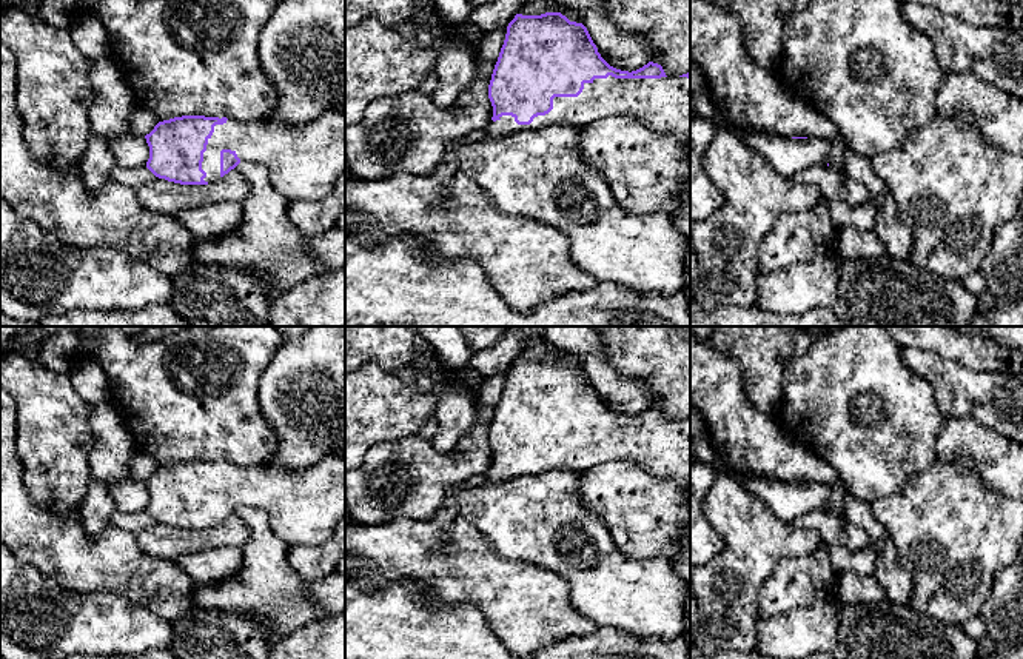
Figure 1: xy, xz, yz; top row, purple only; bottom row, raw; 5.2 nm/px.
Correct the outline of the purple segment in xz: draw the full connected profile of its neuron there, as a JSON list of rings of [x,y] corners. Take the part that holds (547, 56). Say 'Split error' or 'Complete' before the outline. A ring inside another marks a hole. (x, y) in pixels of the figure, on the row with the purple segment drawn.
Split error. [[[561,12],[515,15],[507,26],[505,40],[491,74],[488,99],[493,117],[485,126],[487,135],[507,135],[565,123],[581,128],[610,115],[627,115],[644,122],[659,134],[675,135],[690,148],[690,72],[667,77],[662,66],[653,62],[632,72],[616,69],[601,57],[587,28],[582,23],[570,22]]]

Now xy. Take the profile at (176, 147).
Split error. [[[345,108],[327,111],[307,125],[182,115],[159,122],[145,139],[149,146],[146,168],[180,185],[208,185],[240,162],[257,162],[270,171],[270,182],[283,200],[322,200],[345,172]]]

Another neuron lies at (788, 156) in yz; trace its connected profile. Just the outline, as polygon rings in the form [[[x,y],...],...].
[[[755,131],[741,132],[740,137],[786,179],[792,179],[797,172],[812,166],[827,166],[832,156],[833,139],[792,139]]]

